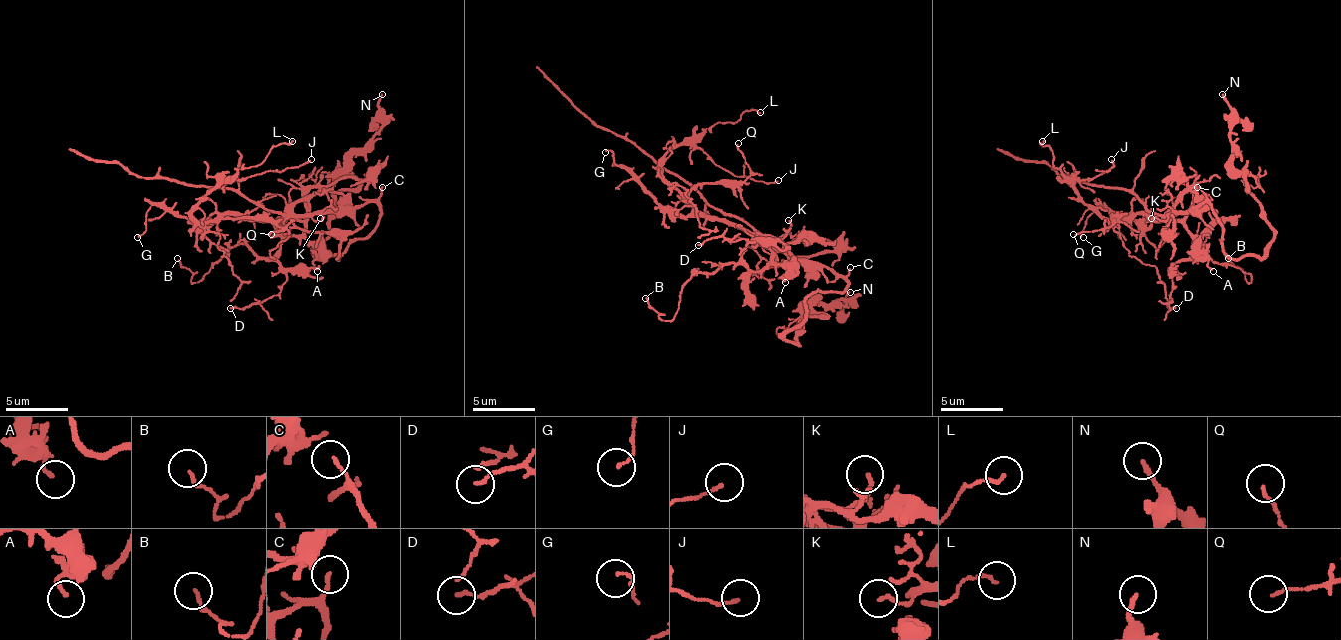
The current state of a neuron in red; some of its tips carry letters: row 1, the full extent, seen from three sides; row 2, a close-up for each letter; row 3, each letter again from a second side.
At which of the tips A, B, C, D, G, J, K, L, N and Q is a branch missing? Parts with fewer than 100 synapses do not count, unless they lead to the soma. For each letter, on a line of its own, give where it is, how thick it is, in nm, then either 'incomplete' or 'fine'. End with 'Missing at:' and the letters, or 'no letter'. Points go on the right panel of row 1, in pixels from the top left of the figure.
A: (1213, 271) | 140 nm | fine
B: (1228, 258) | 110 nm | fine
C: (1197, 187) | 100 nm | fine
D: (1176, 308) | 90 nm | fine
G: (1083, 237) | 110 nm | fine
J: (1111, 159) | 120 nm | fine
K: (1151, 218) | 130 nm | fine
L: (1042, 141) | 130 nm | fine
N: (1222, 94) | 160 nm | fine
Q: (1073, 234) | 110 nm | fine
Missing at: no letter

